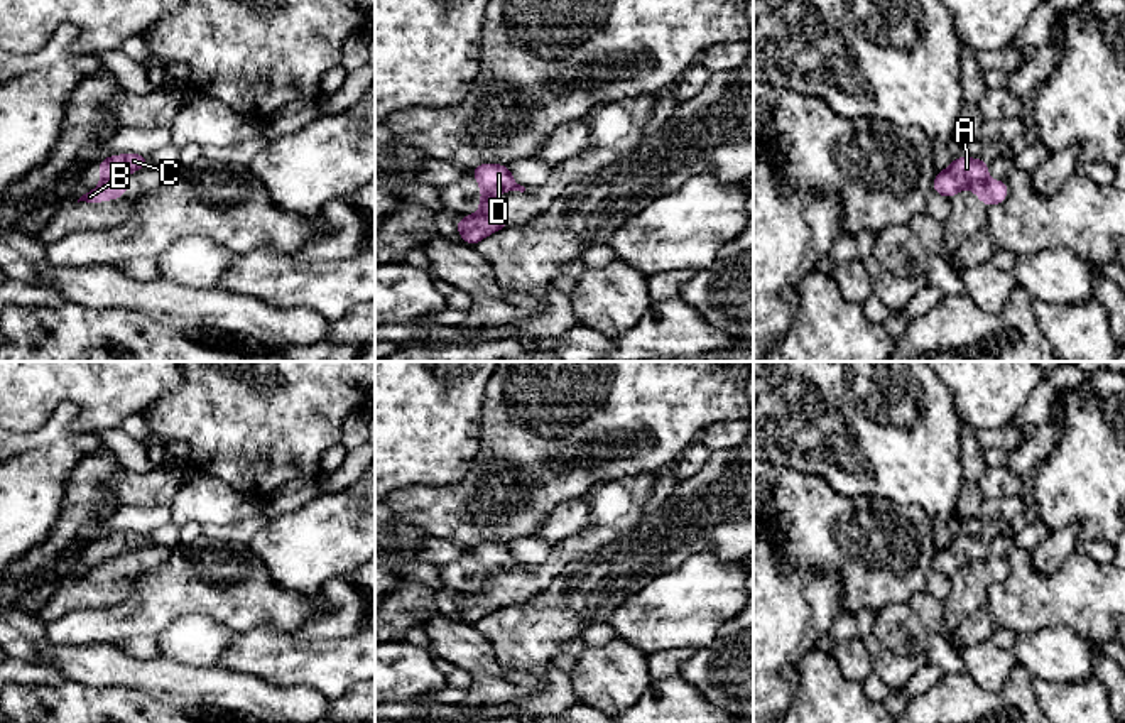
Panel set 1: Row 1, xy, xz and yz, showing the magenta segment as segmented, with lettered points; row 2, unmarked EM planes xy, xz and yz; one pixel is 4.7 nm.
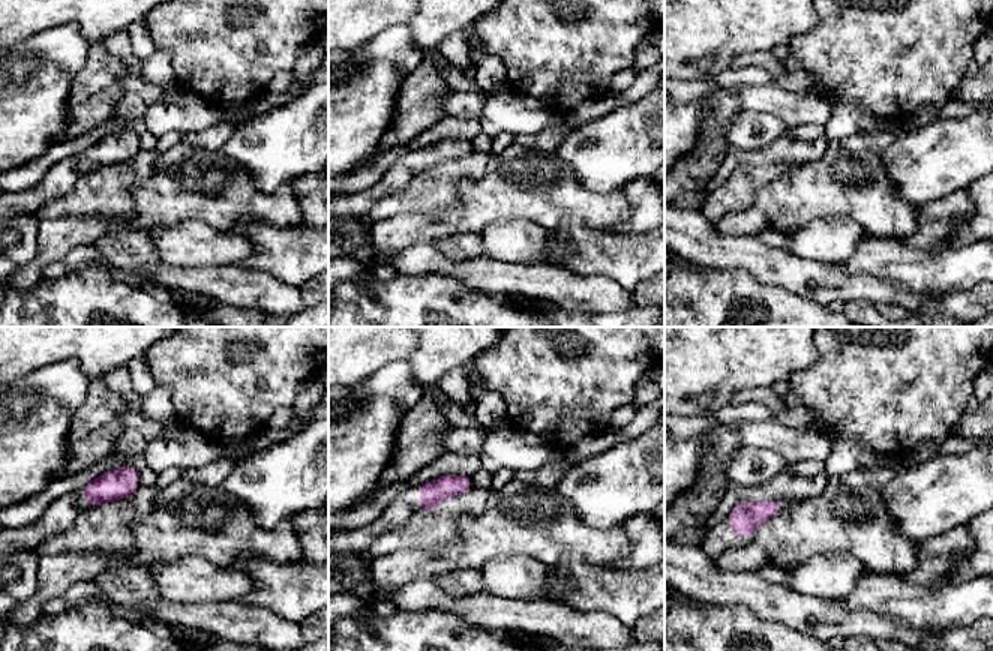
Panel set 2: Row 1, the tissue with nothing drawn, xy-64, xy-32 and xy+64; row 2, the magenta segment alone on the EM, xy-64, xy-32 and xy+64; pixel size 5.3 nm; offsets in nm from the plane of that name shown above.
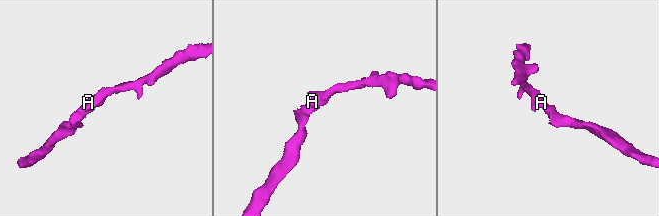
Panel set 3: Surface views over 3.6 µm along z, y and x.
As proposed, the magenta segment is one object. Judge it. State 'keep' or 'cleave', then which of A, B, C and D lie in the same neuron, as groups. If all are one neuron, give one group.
cleave; groups A C D / B

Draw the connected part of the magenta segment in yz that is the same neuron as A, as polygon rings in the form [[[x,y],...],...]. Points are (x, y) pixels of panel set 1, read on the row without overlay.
[[[958,534],[946,549],[934,554],[932,569],[951,578],[965,564],[985,559],[988,554],[988,542],[981,537],[966,537]]]

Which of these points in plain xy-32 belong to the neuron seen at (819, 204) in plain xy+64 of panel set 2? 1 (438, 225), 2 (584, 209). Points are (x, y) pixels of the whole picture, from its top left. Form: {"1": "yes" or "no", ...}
{"1": "yes", "2": "yes"}

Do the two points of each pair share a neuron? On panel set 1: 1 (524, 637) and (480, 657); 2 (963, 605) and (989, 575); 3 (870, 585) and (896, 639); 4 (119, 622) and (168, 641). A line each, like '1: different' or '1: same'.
1: different
2: same
3: different
4: different

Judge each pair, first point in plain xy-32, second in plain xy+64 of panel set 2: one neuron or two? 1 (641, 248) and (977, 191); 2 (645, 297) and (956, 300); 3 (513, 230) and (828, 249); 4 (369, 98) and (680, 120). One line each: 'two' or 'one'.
1: two
2: one
3: one
4: one

